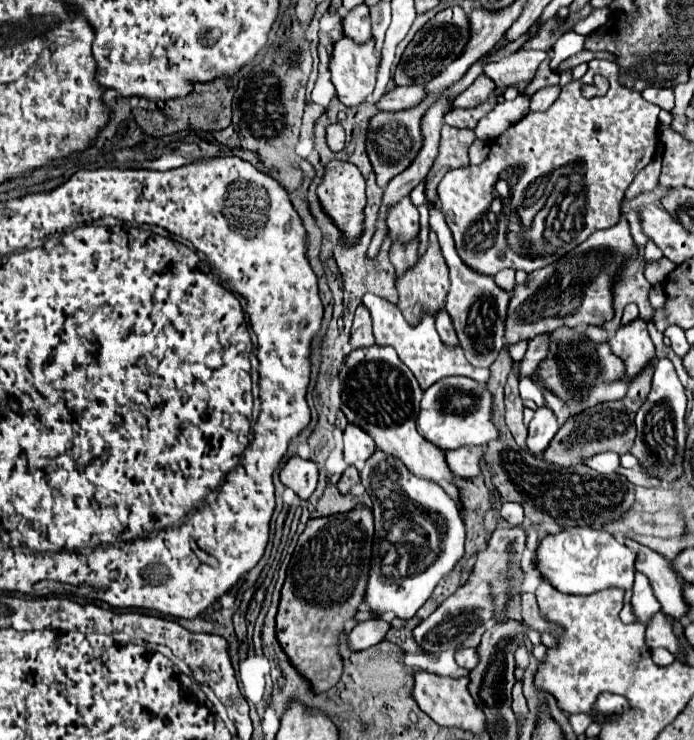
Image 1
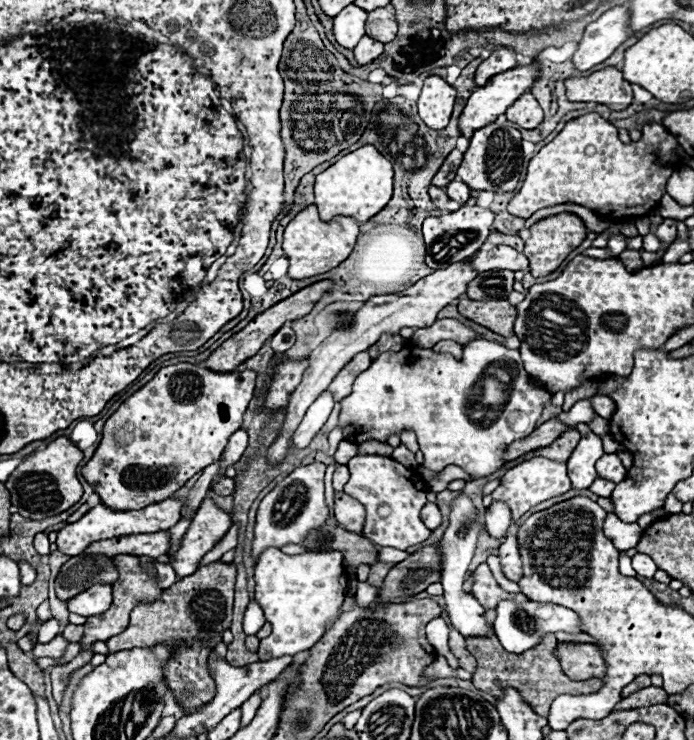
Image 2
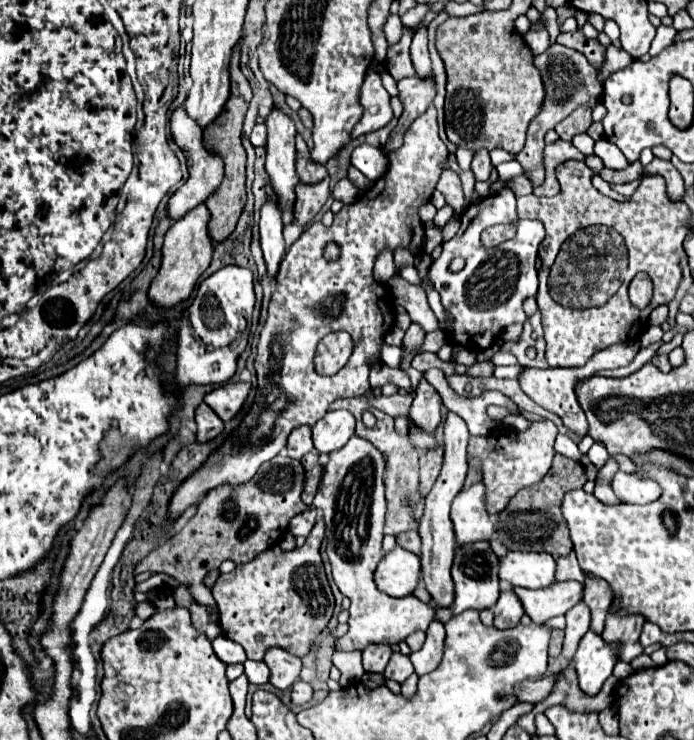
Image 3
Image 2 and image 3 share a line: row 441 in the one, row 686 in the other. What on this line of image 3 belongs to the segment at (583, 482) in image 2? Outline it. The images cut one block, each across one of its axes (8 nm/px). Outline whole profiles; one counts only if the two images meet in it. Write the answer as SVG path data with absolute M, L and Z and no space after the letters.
M588 630L584 634L574 656L574 668L578 672L582 692L594 696L602 688L602 684L612 674L612 668L618 662L620 650L620 642L606 642L594 630Z

